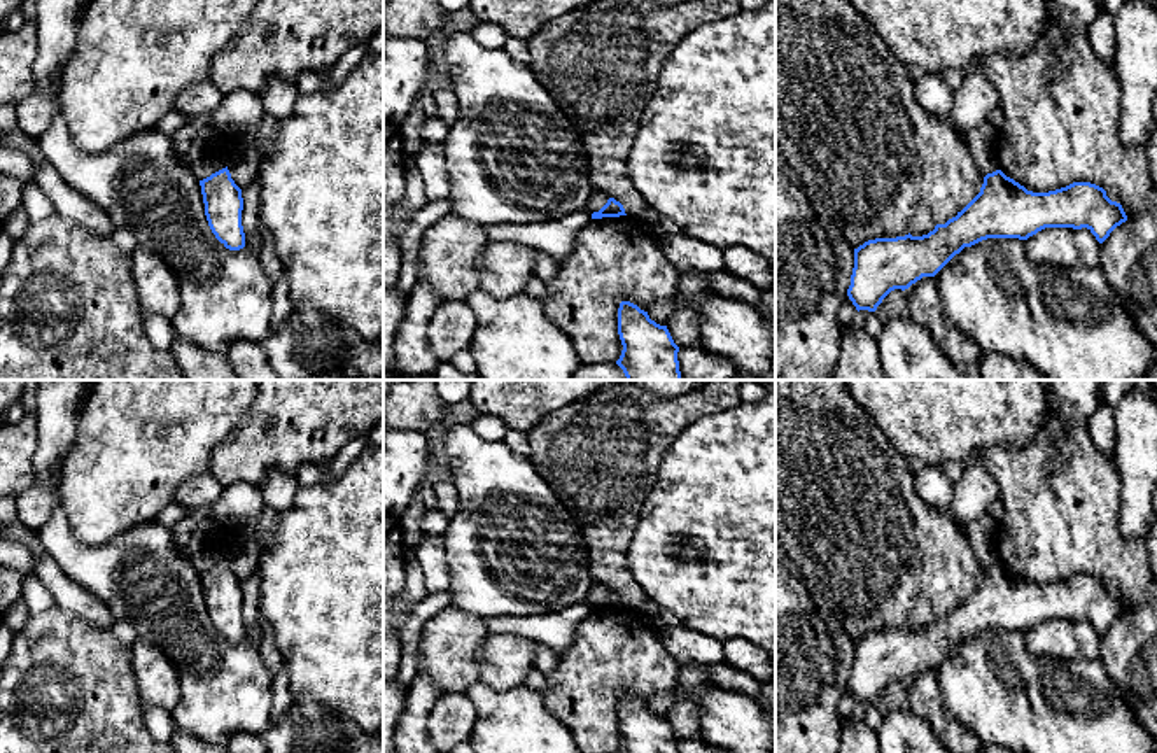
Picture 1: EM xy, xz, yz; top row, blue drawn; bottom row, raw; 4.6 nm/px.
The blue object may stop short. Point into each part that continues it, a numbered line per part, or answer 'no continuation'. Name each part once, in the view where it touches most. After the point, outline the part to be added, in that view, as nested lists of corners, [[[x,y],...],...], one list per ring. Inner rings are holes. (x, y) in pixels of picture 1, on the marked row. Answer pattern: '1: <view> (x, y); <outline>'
1: xy (210, 151); [[[207,126],[194,135],[189,145],[189,168],[200,179],[228,166],[233,156],[231,140],[215,126]]]

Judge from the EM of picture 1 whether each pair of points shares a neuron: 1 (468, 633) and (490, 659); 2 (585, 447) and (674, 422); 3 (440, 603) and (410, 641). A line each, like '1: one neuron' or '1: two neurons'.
1: two neurons
2: one neuron
3: one neuron

